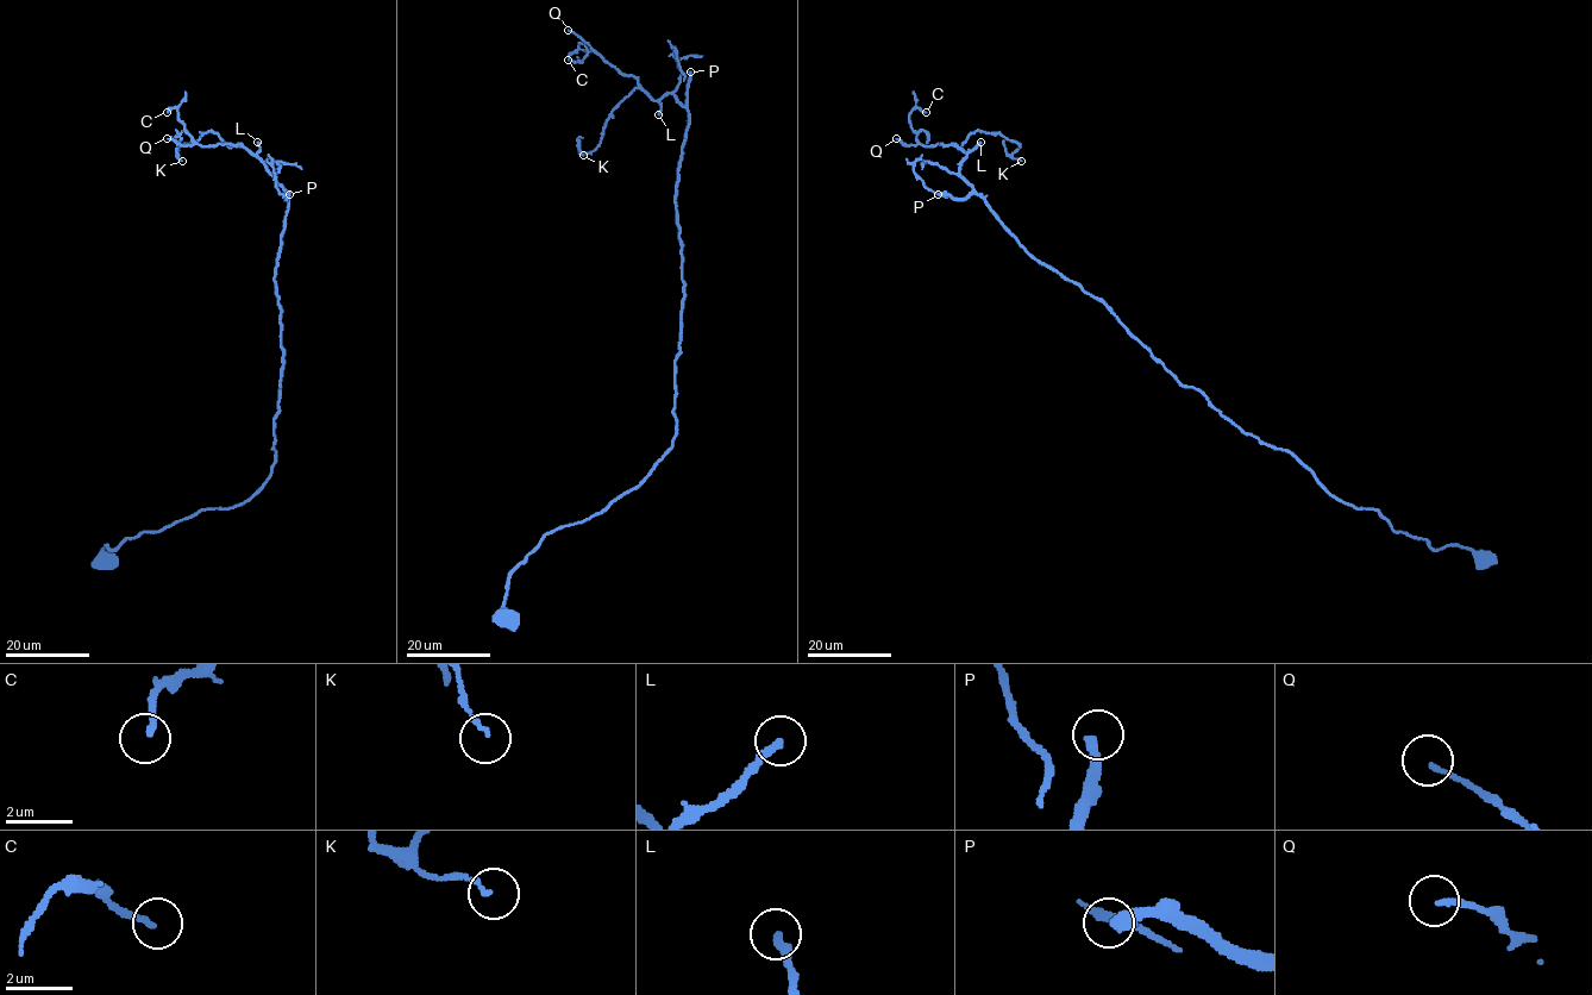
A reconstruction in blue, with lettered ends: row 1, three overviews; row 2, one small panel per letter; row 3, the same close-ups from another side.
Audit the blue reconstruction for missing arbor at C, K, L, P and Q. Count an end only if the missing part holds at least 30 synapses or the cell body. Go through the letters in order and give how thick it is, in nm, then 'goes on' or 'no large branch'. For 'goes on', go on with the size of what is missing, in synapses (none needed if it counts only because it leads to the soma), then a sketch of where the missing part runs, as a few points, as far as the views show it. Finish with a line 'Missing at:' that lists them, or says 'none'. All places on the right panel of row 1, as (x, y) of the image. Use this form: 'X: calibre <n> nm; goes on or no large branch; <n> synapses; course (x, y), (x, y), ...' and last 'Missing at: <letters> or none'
C: calibre 180 nm; no large branch
K: calibre 120 nm; no large branch
L: calibre 240 nm; goes on; 45 synapses; course (981, 142), (1013, 114), (1035, 111), (1061, 124), (1149, 136), (1165, 142), (1170, 151)
P: calibre 360 nm; goes on; 190 synapses
Q: calibre 150 nm; no large branch
Missing at: L, P

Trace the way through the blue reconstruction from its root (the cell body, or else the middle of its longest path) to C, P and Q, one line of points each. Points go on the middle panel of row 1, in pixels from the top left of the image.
C: (508, 619), (511, 573), (547, 533), (634, 489), (676, 431), (689, 111), (583, 43), (568, 60)
P: (508, 619), (507, 579), (540, 540), (603, 511), (672, 446), (683, 298), (675, 186), (690, 72)
Q: (508, 619), (511, 573), (547, 533), (634, 489), (676, 431), (689, 111), (568, 30)

